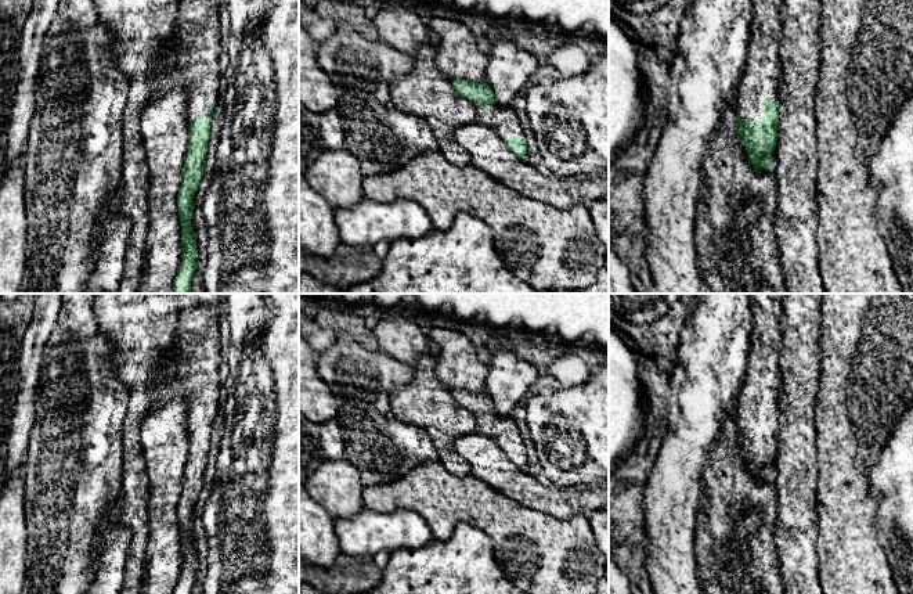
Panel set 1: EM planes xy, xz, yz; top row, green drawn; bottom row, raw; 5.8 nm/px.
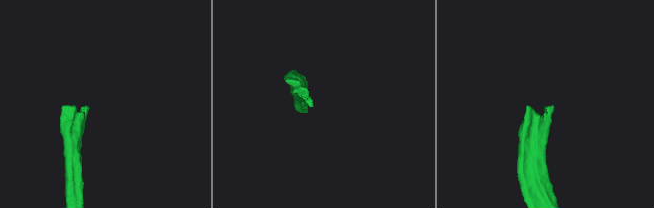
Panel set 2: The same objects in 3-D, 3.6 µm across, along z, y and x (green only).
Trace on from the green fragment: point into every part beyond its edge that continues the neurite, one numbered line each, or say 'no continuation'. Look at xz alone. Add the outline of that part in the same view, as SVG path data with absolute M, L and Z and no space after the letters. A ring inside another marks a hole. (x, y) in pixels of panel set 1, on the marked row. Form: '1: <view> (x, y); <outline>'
1: xz (504, 121); M480 104L477 108L477 122L495 132L502 140L516 137L523 133L517 112L509 107L497 104Z

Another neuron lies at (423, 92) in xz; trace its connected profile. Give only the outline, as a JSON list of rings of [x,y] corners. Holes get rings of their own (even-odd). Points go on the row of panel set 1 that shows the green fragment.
[[[434,43],[418,48],[414,55],[414,68],[389,84],[387,98],[389,104],[401,112],[419,116],[427,122],[439,140],[439,151],[448,162],[459,168],[472,163],[472,156],[454,141],[454,132],[461,126],[477,122],[477,108],[470,100],[458,94],[452,80],[437,69]]]

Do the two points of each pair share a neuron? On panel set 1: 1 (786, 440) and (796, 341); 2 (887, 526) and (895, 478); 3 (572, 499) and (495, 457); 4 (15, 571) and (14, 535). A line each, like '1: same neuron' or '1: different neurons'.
1: same neuron
2: same neuron
3: same neuron
4: same neuron

